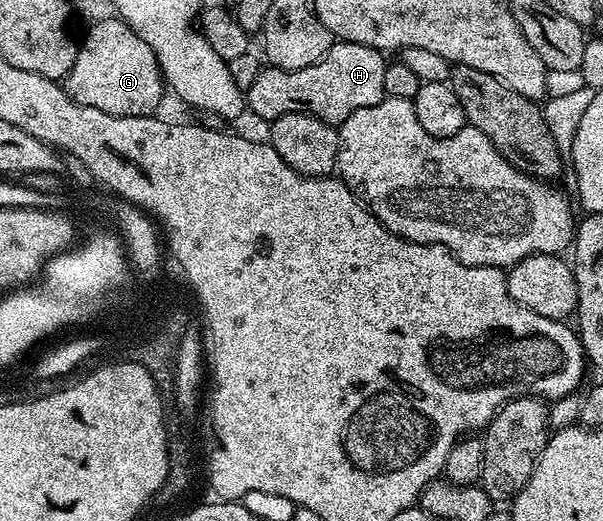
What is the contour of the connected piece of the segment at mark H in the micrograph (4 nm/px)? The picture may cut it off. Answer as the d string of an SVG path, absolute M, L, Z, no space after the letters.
M335 42L331 48L313 66L305 66L305 70L281 70L280 68L264 67L253 81L253 86L245 92L246 107L252 112L255 111L264 122L276 120L281 114L290 112L308 112L321 122L343 124L353 110L373 106L377 102L384 100L385 90L385 70L388 61L384 53L377 48L361 46L357 42Z

